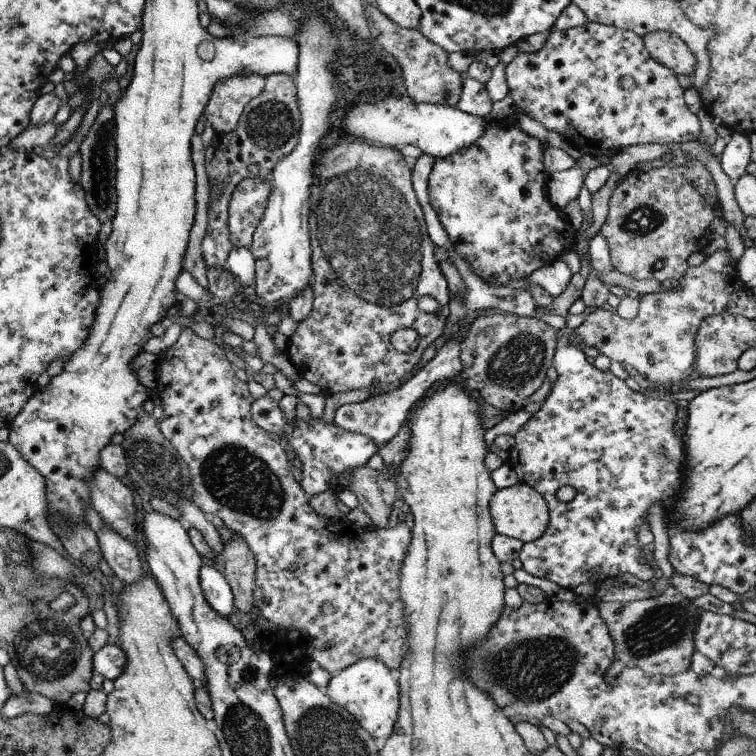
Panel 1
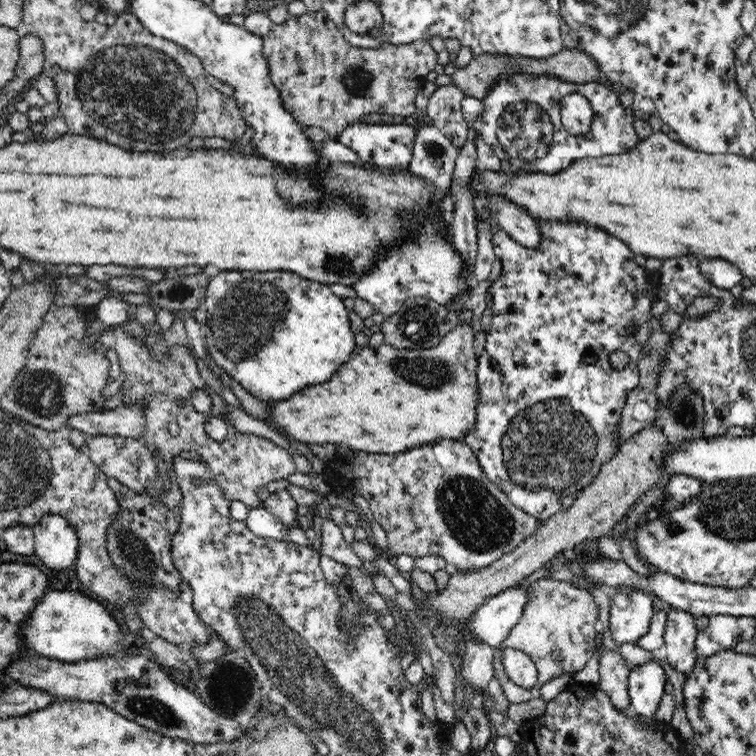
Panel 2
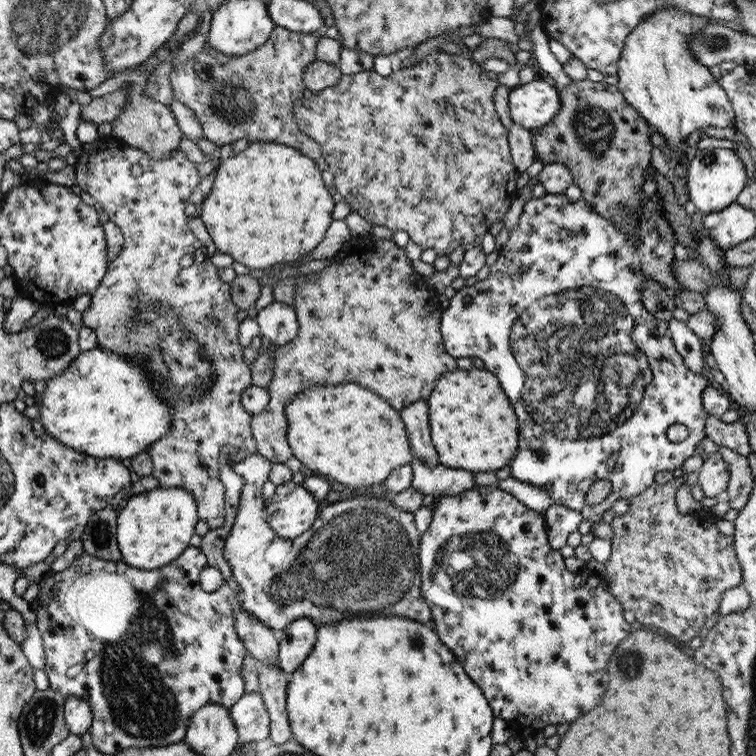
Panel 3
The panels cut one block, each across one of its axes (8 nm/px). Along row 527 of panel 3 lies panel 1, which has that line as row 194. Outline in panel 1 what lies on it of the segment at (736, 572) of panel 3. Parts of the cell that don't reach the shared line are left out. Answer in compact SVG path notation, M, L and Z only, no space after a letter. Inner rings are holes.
M689 155L690 162L687 166L676 166L672 164L659 163L658 168L652 169L649 172L640 172L640 174L628 174L623 176L622 180L617 184L617 188L613 191L612 197L609 199L609 212L606 218L606 222L601 229L601 236L604 236L606 243L609 247L609 254L611 257L612 268L631 276L636 280L643 280L648 278L656 278L658 281L664 280L680 280L689 268L687 259L688 257L698 250L700 245L706 244L706 238L710 236L710 222L712 222L715 216L719 218L722 216L722 207L719 204L718 196L716 196L716 188L714 184L714 176L699 162L692 159Z

